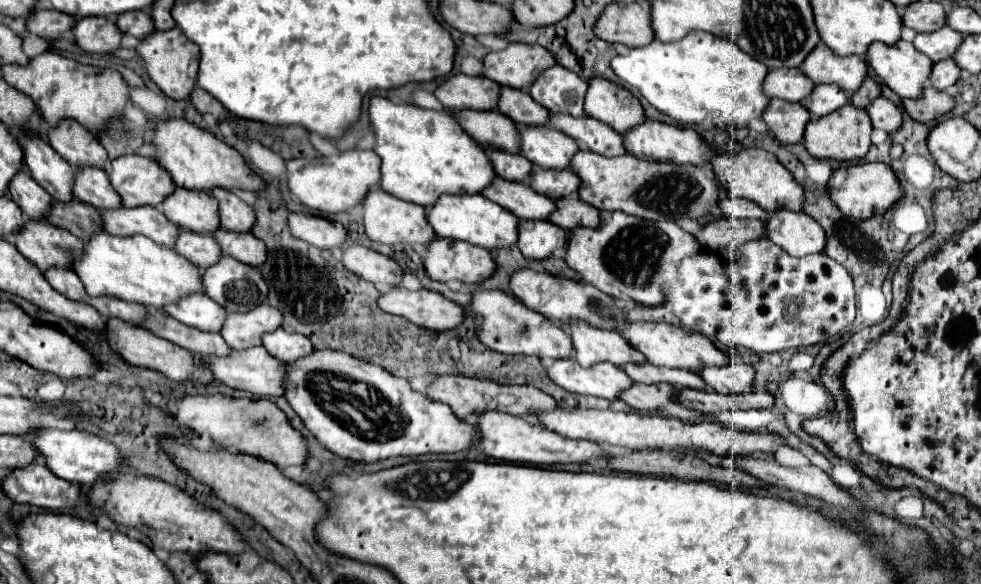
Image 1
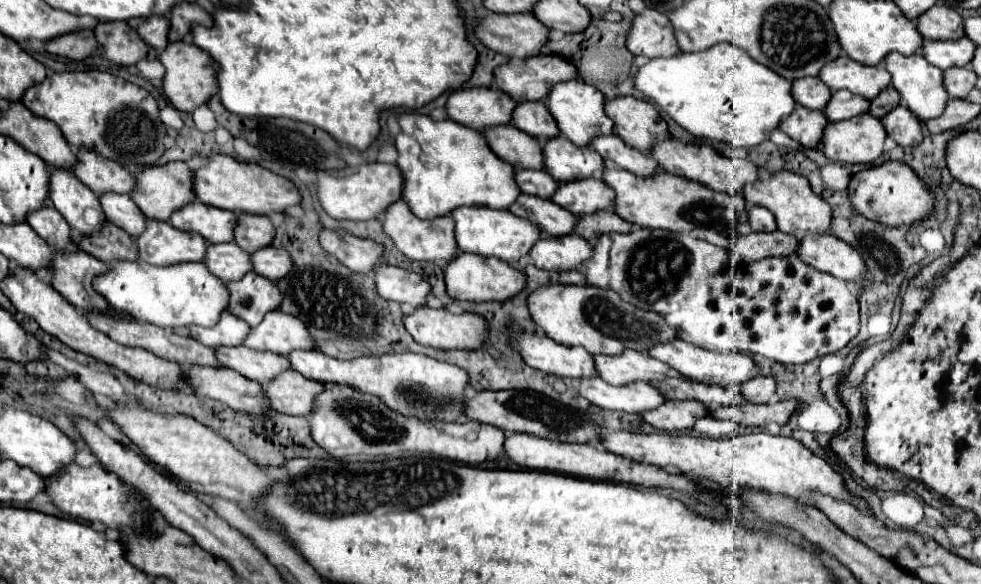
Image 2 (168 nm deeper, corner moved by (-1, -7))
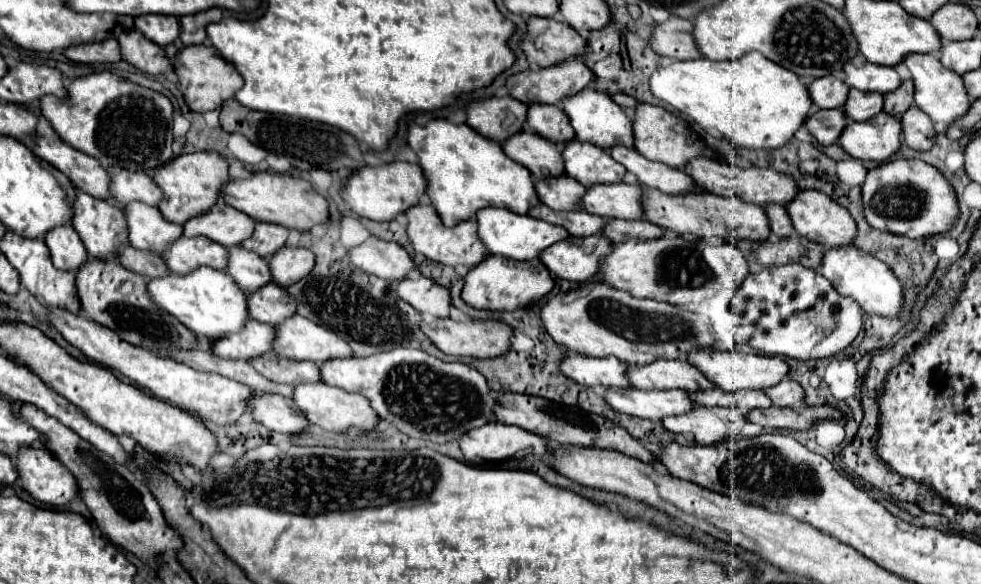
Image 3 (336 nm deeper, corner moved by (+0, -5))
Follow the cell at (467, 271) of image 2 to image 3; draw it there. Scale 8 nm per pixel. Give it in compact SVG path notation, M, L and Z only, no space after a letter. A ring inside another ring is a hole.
M490 255L480 265L470 269L466 275L466 285L462 289L462 299L476 307L476 309L488 309L488 311L514 311L528 307L530 303L542 299L554 289L554 279L546 265L542 261L514 261L506 257L494 257Z

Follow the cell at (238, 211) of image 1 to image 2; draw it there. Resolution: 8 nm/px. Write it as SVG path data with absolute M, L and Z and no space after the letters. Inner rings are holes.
M239 213L235 223L235 243L247 251L253 253L265 245L271 245L275 237L275 227L265 215L251 215L251 213Z

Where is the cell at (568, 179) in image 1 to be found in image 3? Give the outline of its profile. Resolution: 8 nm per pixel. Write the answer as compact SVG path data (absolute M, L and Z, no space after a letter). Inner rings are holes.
M626 183L592 185L582 197L582 209L604 219L640 219L642 187Z

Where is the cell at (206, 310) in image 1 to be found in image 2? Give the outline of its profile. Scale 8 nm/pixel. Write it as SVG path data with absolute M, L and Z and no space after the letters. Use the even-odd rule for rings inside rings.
M225 311L225 315L219 319L217 327L205 329L205 327L189 327L189 333L193 339L207 347L219 347L219 345L241 345L243 339L249 333L249 325Z

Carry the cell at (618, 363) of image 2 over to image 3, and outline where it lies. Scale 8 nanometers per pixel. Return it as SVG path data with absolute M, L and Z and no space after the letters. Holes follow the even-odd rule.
M660 359L646 367L630 367L628 377L636 389L706 391L716 387L702 371L682 359Z

